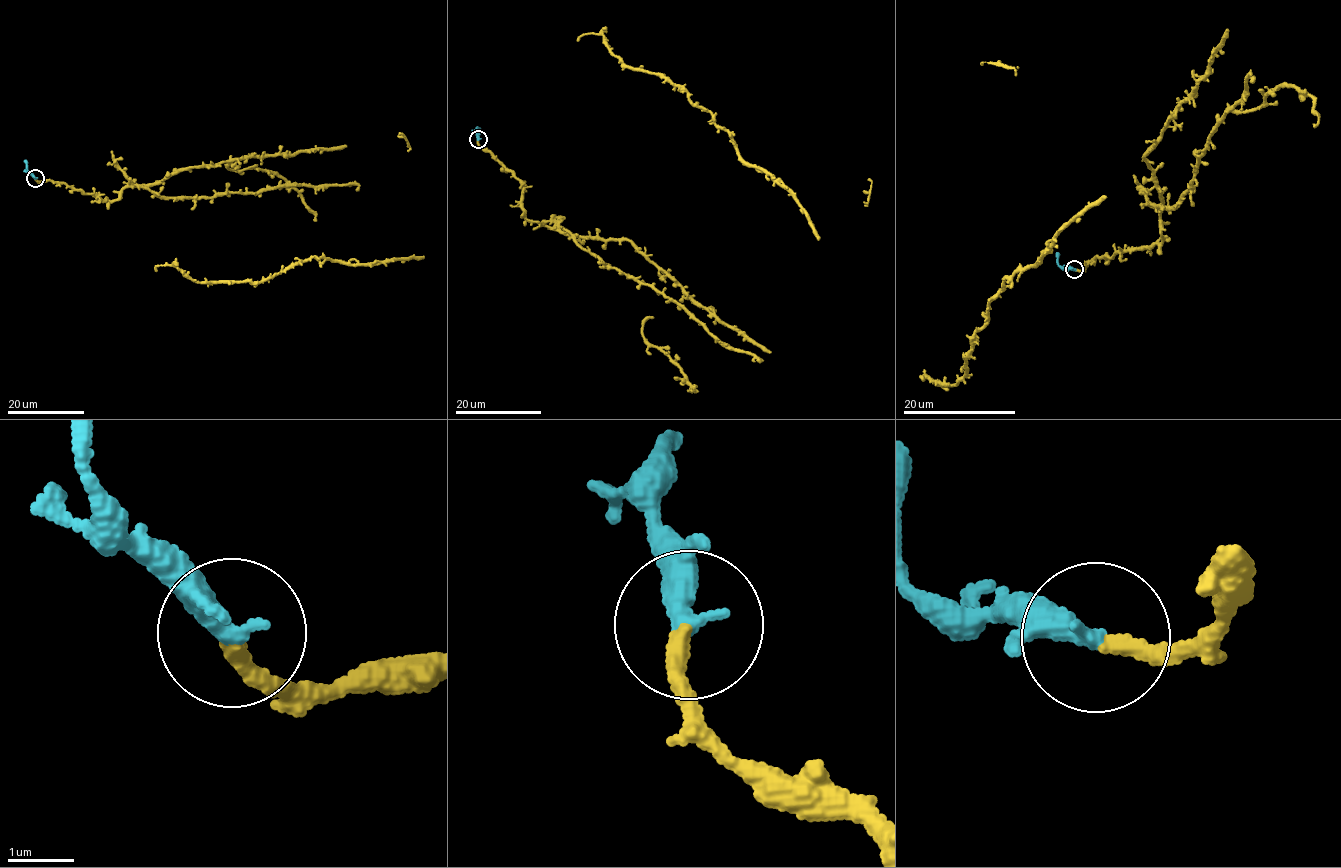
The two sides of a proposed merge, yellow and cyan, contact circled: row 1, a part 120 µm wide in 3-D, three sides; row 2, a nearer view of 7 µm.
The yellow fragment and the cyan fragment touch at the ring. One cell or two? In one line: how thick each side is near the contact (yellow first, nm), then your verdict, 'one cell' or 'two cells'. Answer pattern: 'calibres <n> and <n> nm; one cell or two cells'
calibres 240 and 360 nm; one cell

